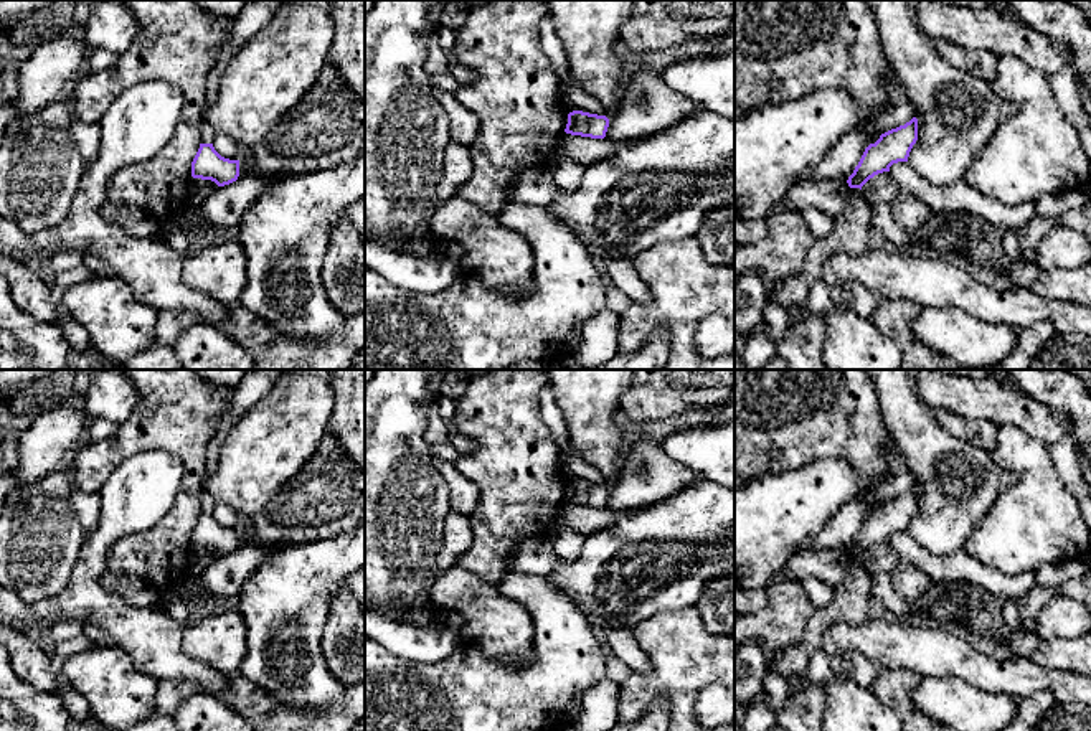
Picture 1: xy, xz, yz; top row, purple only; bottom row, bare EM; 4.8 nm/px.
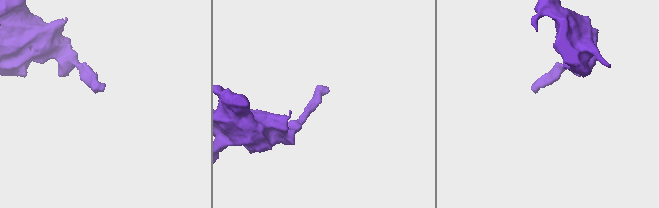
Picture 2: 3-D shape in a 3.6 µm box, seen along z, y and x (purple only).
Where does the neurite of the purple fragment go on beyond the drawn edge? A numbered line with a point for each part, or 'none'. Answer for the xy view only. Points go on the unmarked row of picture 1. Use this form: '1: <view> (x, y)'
none

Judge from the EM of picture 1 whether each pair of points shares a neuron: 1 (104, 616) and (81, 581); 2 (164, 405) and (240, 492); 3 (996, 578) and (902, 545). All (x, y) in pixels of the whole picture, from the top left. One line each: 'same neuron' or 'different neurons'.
1: same neuron
2: different neurons
3: same neuron

